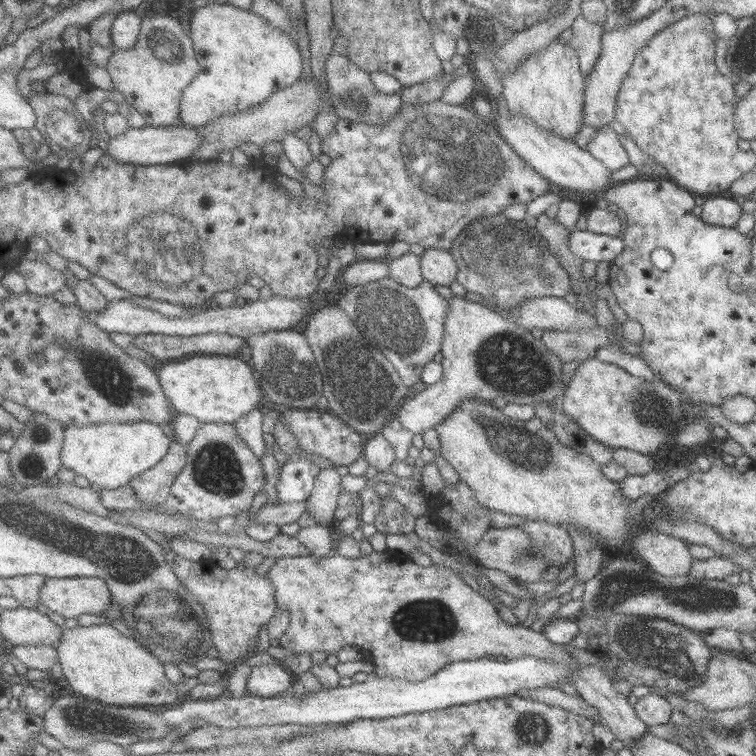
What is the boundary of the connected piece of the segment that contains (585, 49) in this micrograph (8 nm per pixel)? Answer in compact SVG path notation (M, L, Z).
M579 14L570 28L572 34L568 43L578 56L578 67L583 78L585 78L586 74L593 68L601 48L602 26L585 21Z

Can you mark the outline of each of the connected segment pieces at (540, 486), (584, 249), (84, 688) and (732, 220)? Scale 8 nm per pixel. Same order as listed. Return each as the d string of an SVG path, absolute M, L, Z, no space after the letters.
M461 400L461 406L450 415L434 428L440 440L441 456L455 468L459 480L471 488L481 506L494 512L525 516L561 526L571 523L578 529L586 530L588 535L593 535L609 553L624 554L637 530L648 527L641 519L641 513L629 513L631 501L621 495L617 482L603 477L601 464L590 456L563 446L535 414L531 420L517 421L504 416L501 409L491 403Z
M574 228L567 241L569 250L583 261L612 261L624 247L623 239Z
M95 624L64 629L61 642L57 645L57 659L61 664L62 681L76 694L90 699L104 702L108 705L121 705L124 707L138 707L151 705L172 706L181 701L180 692L176 684L165 676L164 663L146 646L141 646L136 638L124 636L111 624Z
M708 196L698 217L705 224L734 228L741 213L739 199Z

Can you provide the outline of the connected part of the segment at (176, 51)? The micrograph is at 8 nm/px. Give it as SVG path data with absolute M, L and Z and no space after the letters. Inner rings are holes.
M156 9L155 14L143 17L142 36L136 46L115 50L107 67L114 88L143 116L145 124L154 127L171 126L180 118L182 96L201 70L191 34L185 33L174 17Z

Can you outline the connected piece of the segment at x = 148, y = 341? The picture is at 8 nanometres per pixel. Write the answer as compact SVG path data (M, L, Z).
M143 333L133 337L132 344L157 360L191 355L238 355L247 339L223 333L168 335Z

